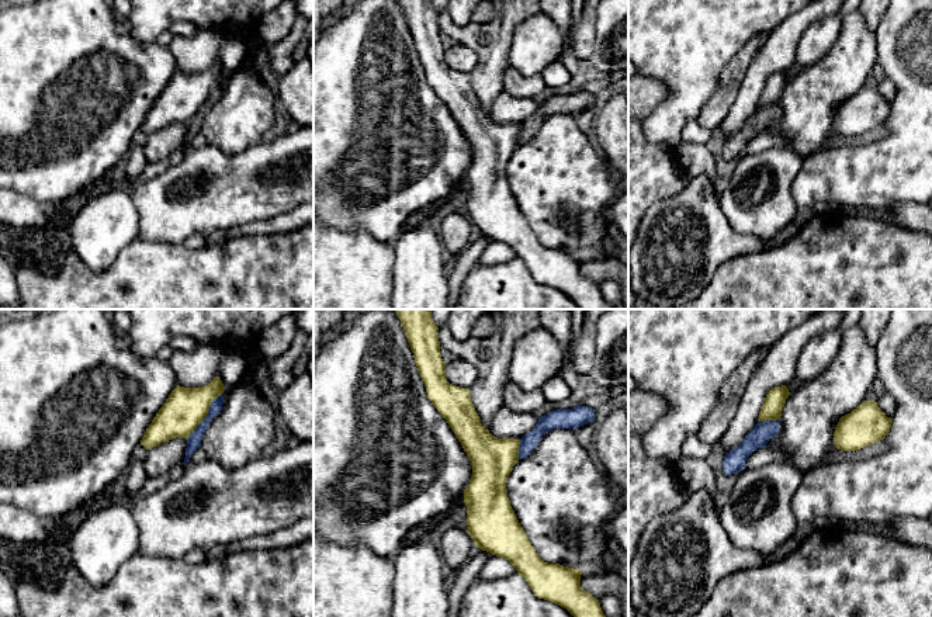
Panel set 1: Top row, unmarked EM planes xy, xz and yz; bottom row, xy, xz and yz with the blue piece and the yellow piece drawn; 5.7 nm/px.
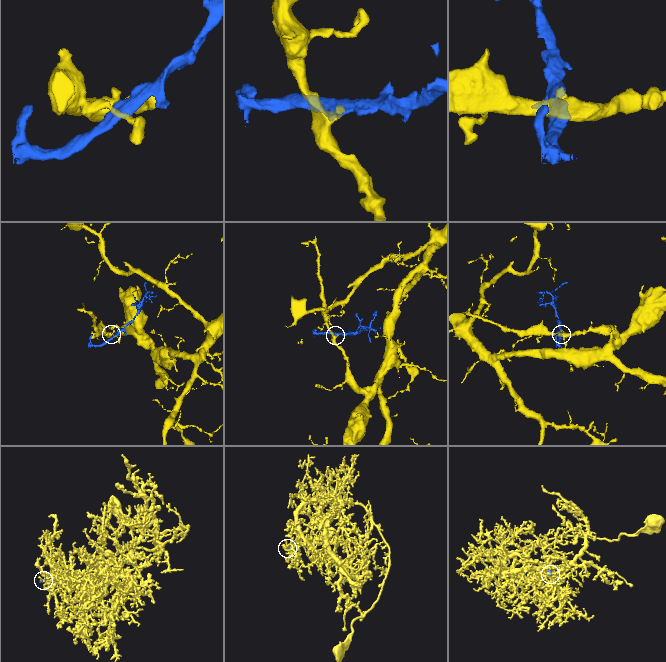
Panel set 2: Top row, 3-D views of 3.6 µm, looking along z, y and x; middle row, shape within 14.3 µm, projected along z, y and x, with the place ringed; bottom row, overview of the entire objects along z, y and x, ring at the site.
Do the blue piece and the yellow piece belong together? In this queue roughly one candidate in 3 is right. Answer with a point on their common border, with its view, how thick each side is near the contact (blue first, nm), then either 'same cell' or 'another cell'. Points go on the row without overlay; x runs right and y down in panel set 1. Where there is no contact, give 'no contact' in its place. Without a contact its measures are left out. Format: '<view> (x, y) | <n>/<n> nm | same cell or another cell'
xy (205, 101) | 80/240 nm | another cell

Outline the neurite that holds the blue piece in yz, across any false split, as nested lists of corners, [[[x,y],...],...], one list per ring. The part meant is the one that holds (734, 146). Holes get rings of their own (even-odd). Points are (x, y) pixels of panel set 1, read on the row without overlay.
[[[779,105],[758,107],[745,121],[741,129],[725,139],[723,156],[725,160],[738,159],[745,153],[749,141],[762,132],[780,117]]]

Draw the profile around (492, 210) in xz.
[[[398,0],[427,83],[467,138],[472,160],[464,176],[468,219],[475,232],[507,245],[534,281],[567,294],[579,309],[617,309],[581,273],[581,254],[544,247],[529,226],[507,183],[506,167],[519,146],[519,124],[498,124],[481,110],[470,74],[446,63],[439,13],[432,0]]]

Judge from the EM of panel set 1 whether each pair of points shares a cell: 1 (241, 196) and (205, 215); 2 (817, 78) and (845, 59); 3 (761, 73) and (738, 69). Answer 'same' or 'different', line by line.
1: same
2: same
3: different

